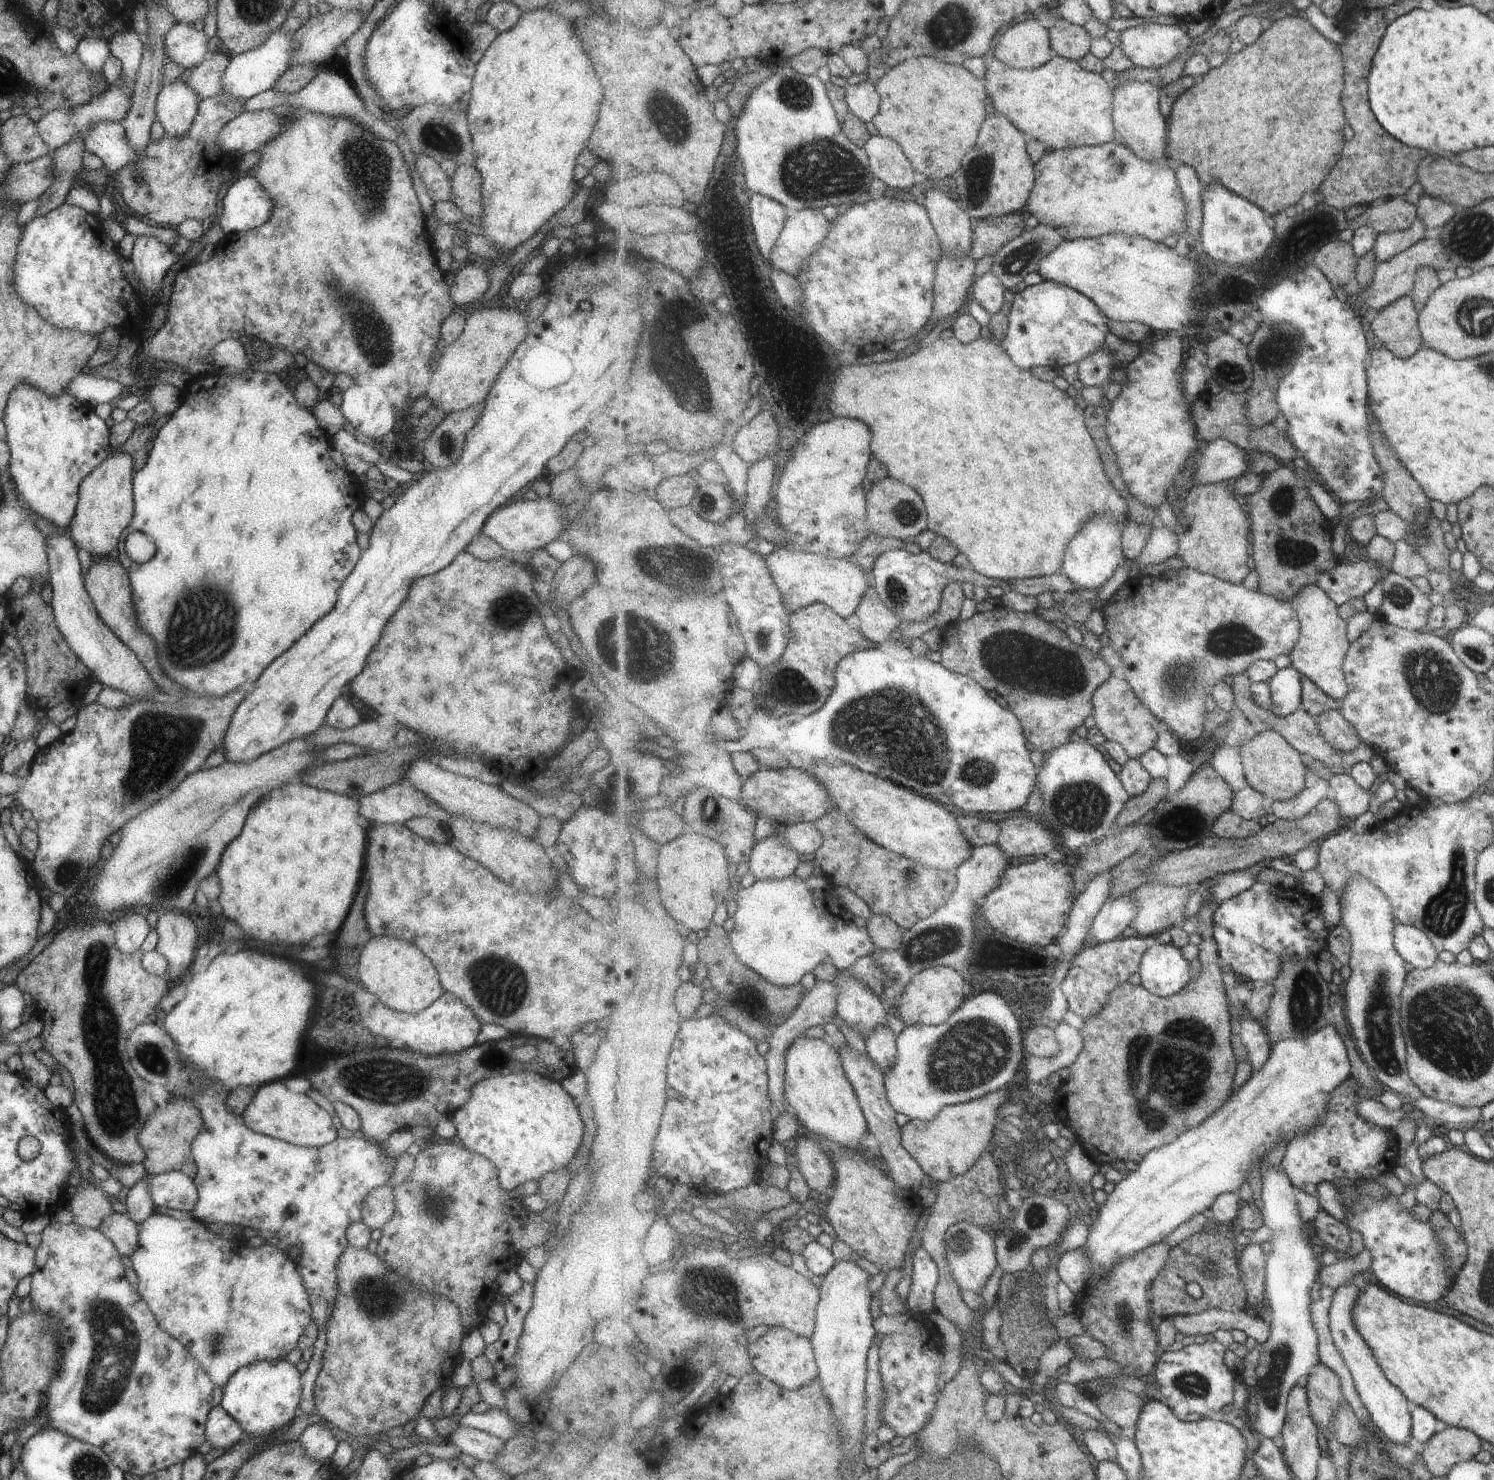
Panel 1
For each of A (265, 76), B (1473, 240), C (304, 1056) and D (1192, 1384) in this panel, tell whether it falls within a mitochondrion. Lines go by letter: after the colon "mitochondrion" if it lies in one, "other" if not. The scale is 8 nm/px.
A: other
B: mitochondrion
C: other
D: mitochondrion

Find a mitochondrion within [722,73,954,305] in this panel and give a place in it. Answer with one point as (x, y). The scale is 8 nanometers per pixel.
(824, 169)

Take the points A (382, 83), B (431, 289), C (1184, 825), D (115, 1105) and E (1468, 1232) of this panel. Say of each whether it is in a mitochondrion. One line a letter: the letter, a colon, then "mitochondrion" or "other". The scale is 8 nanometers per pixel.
A: other
B: other
C: mitochondrion
D: mitochondrion
E: other

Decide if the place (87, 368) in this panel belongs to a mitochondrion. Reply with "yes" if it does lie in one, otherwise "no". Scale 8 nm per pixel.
no

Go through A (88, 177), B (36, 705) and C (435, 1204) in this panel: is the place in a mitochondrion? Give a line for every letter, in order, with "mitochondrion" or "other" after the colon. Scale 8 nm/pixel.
A: other
B: other
C: mitochondrion

